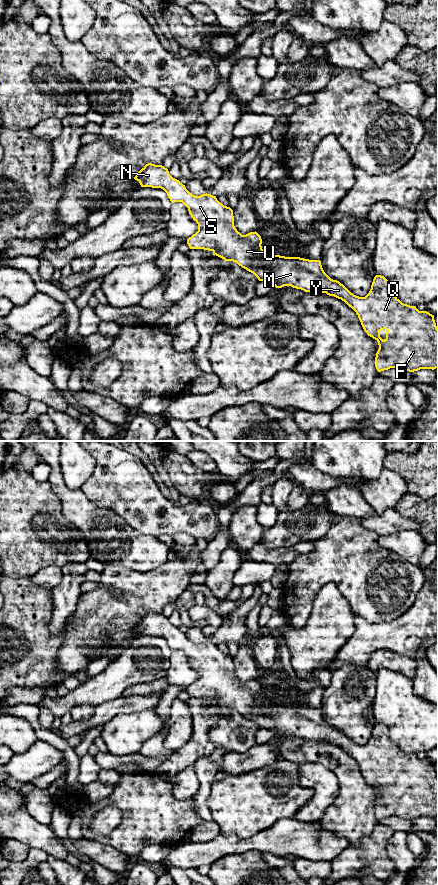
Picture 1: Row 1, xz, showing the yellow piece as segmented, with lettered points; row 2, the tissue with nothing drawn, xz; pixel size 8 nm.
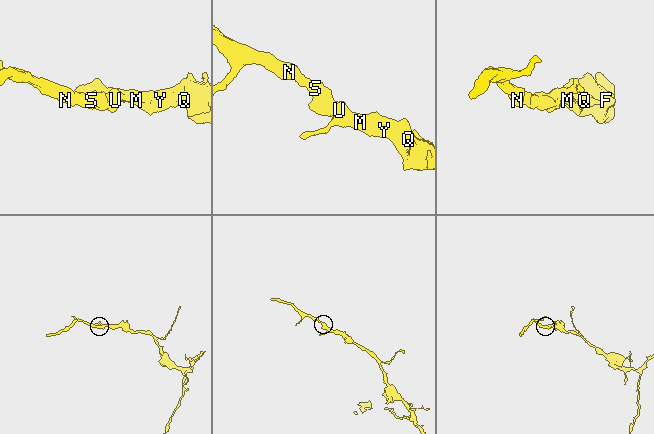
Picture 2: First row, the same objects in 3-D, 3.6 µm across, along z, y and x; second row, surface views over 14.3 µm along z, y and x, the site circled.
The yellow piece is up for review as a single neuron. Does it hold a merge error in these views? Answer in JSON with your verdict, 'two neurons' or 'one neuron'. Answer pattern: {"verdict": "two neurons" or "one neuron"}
{"verdict": "one neuron"}

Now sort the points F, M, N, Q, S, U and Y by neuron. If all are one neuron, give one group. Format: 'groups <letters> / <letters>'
groups F M N Q S U Y

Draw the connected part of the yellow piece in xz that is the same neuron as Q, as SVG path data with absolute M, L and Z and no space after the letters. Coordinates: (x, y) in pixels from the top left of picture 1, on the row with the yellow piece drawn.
M148 163L134 179L141 187L163 189L172 203L182 202L188 208L189 214L198 224L198 231L187 239L190 249L212 251L213 255L225 261L236 262L253 273L259 281L270 282L276 288L291 286L305 292L326 293L344 301L356 312L367 335L378 342L379 349L375 357L378 372L390 368L409 372L438 368L438 328L434 315L427 311L419 311L416 306L402 303L391 293L389 281L384 276L374 277L371 289L365 297L356 296L339 281L331 279L324 272L320 260L272 255L264 251L261 236L256 231L246 235L237 231L230 207L224 206L211 194L193 195L185 185L173 178L164 166Z

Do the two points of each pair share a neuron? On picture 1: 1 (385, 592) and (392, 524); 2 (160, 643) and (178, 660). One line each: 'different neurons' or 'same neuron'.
1: different neurons
2: different neurons

